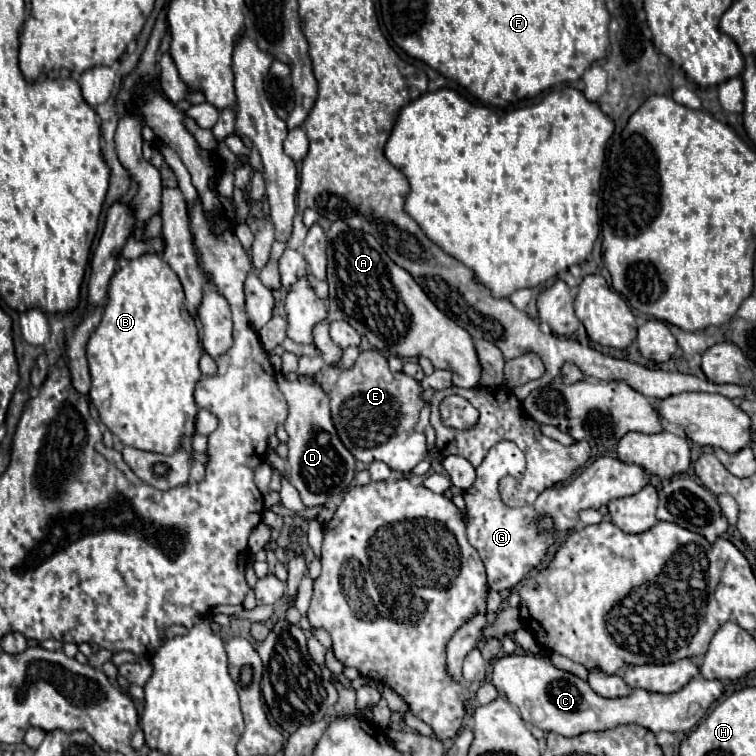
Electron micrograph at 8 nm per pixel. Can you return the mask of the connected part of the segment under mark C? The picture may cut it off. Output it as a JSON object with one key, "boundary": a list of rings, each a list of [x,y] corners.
{"boundary":[[[512,654],[498,658],[492,670],[492,684],[508,698],[512,706],[518,708],[526,724],[568,738],[580,736],[584,732],[612,730],[622,724],[638,724],[652,732],[690,732],[706,714],[710,704],[722,694],[722,682],[696,676],[674,694],[658,694],[634,688],[628,696],[604,698],[598,696],[586,680],[556,668],[550,658],[540,654]]]}

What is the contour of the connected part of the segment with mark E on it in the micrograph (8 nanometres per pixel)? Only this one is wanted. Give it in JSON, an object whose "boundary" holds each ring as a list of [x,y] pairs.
{"boundary":[[[378,350],[362,352],[352,368],[324,368],[318,380],[330,398],[336,432],[356,460],[364,464],[382,460],[396,472],[410,472],[428,456],[426,436],[416,430],[424,404],[422,384],[408,374],[390,372]]]}

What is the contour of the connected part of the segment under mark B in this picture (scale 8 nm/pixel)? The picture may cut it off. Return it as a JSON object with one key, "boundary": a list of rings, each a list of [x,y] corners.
{"boundary":[[[142,254],[112,276],[102,322],[90,336],[86,352],[92,376],[88,395],[98,408],[100,420],[126,446],[158,454],[174,454],[180,450],[182,438],[196,432],[194,422],[198,416],[198,404],[194,400],[194,388],[202,376],[198,366],[202,346],[194,318],[184,306],[182,284],[158,254]]]}

